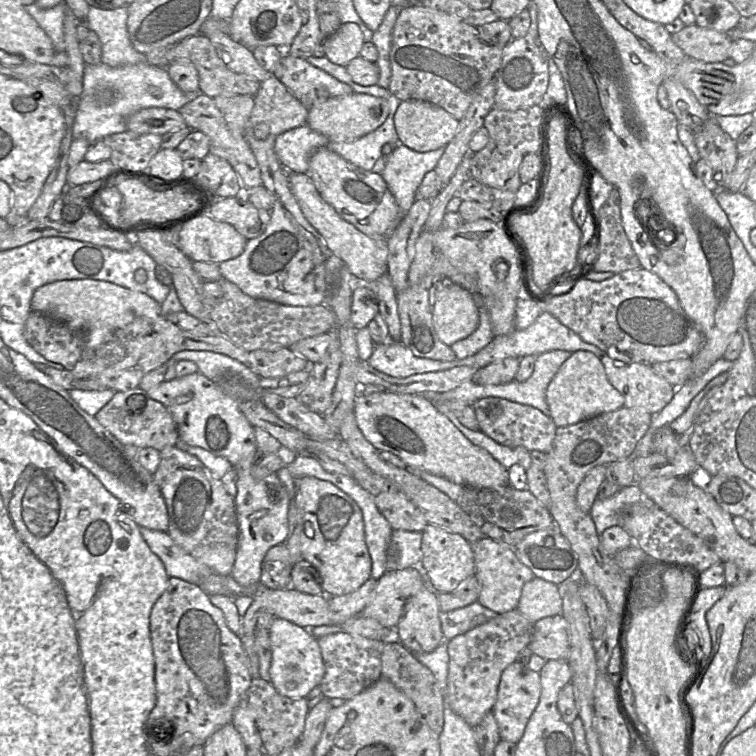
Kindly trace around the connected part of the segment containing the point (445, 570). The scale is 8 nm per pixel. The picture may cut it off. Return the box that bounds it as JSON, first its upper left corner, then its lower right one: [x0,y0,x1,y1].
[420,523,475,594]

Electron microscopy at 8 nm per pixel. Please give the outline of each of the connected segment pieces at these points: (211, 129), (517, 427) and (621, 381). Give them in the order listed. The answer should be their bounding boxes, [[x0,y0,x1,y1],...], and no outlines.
[[178,93,263,190],[472,397,557,453],[600,355,676,414]]

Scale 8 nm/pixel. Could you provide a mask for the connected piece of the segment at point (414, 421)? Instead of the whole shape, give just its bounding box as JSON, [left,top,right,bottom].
[354,391,509,489]

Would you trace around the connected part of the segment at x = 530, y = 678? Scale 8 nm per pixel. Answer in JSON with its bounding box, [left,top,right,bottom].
[492,662,540,744]

